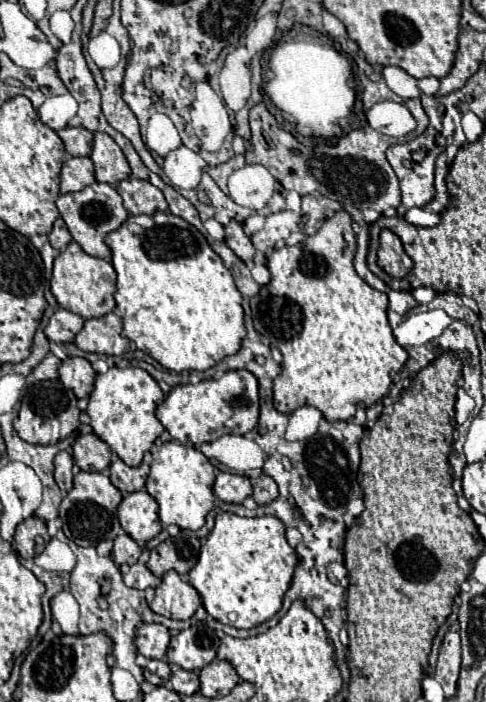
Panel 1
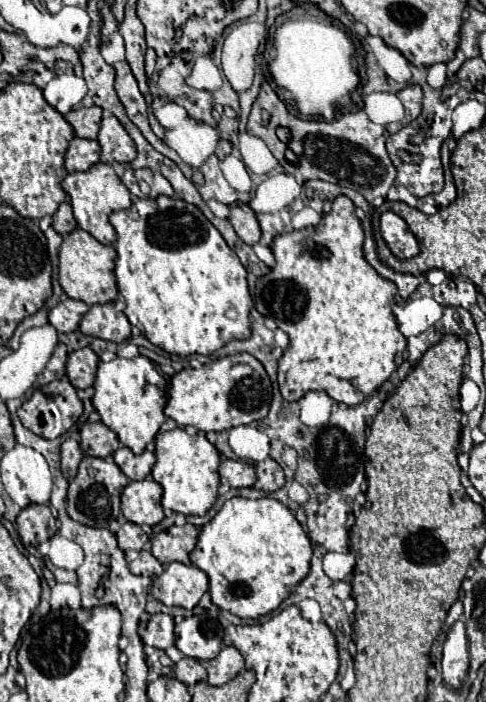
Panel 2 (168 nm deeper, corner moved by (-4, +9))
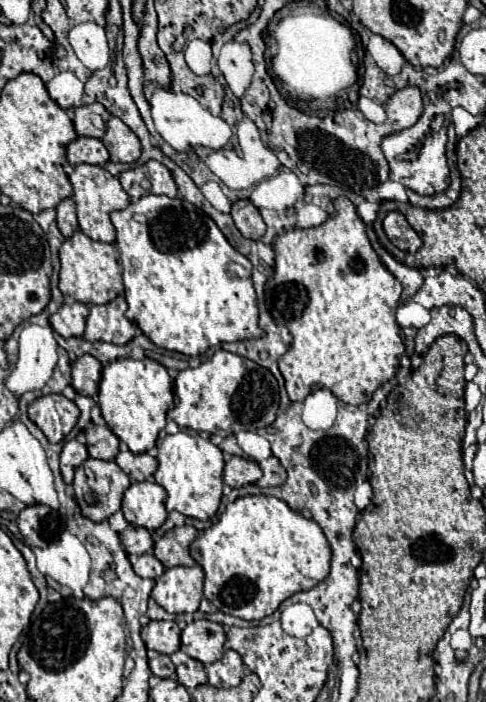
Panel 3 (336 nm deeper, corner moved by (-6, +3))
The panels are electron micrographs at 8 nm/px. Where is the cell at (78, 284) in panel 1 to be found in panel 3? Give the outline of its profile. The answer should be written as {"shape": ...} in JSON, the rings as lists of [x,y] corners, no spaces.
{"shape":[[[75,231],[59,249],[61,271],[59,271],[59,289],[63,295],[71,295],[75,301],[85,305],[103,305],[113,301],[123,293],[121,281],[121,263],[119,251],[111,243],[93,241],[83,231]]]}

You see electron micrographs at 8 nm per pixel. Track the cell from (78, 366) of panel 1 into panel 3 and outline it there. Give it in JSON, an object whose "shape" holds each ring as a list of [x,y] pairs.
{"shape":[[[83,355],[73,363],[73,381],[71,387],[79,395],[93,397],[99,389],[99,379],[101,379],[101,369],[103,365],[93,357],[93,355]]]}

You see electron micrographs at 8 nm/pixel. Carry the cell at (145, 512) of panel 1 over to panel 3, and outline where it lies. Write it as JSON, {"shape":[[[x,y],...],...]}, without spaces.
{"shape":[[[155,481],[131,483],[131,487],[125,491],[123,497],[125,519],[131,525],[139,525],[149,531],[155,531],[167,519],[165,499],[167,499],[165,489]]]}

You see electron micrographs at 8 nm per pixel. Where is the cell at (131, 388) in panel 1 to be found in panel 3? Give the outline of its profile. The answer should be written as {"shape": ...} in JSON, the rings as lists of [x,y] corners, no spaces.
{"shape":[[[117,359],[103,369],[99,383],[99,407],[109,429],[123,441],[133,453],[145,453],[155,447],[159,431],[165,427],[167,411],[175,403],[173,379],[167,369],[153,359]]]}

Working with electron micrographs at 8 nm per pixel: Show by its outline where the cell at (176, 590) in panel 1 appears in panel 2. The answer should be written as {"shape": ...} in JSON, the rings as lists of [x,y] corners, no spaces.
{"shape":[[[169,563],[153,581],[151,595],[163,605],[193,609],[209,589],[209,577],[195,565]]]}

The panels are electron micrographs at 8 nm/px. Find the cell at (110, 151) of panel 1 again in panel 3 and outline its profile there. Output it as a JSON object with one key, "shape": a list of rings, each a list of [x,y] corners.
{"shape":[[[119,117],[107,121],[107,131],[101,141],[105,143],[113,163],[133,163],[141,155],[139,137]]]}

